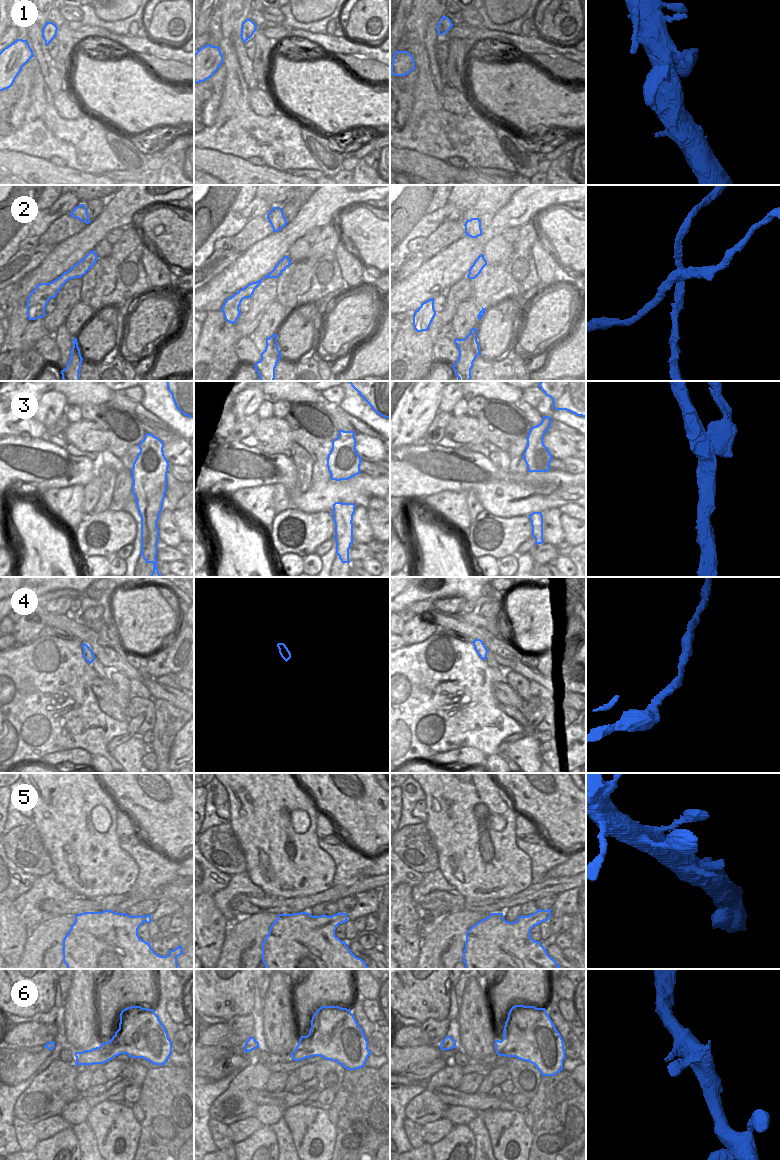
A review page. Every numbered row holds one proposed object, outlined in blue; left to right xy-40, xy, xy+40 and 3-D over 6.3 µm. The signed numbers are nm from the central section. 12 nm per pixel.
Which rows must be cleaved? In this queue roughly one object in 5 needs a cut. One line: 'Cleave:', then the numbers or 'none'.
Cleave: 2, 3

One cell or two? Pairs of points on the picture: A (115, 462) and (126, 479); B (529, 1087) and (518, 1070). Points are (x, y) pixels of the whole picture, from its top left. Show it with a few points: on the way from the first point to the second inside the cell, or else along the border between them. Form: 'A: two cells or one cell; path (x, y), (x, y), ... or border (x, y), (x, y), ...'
A: two cells; border (125, 468), (117, 473)
B: one cell; path (527, 1083), (521, 1074)

